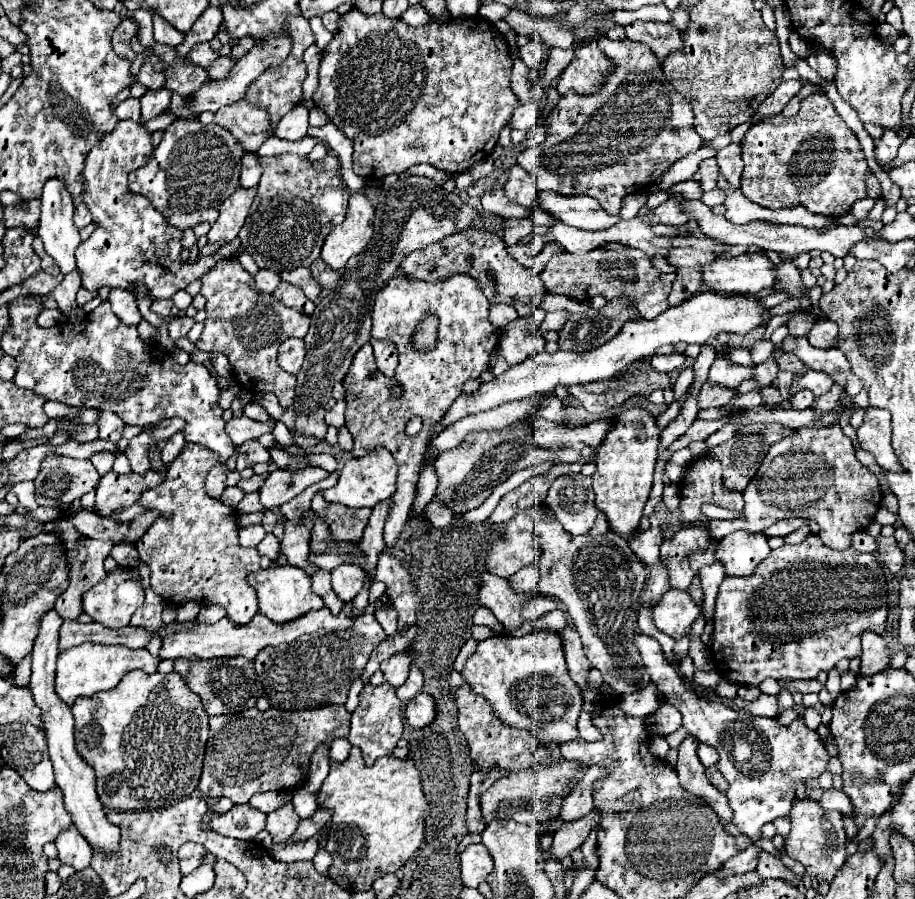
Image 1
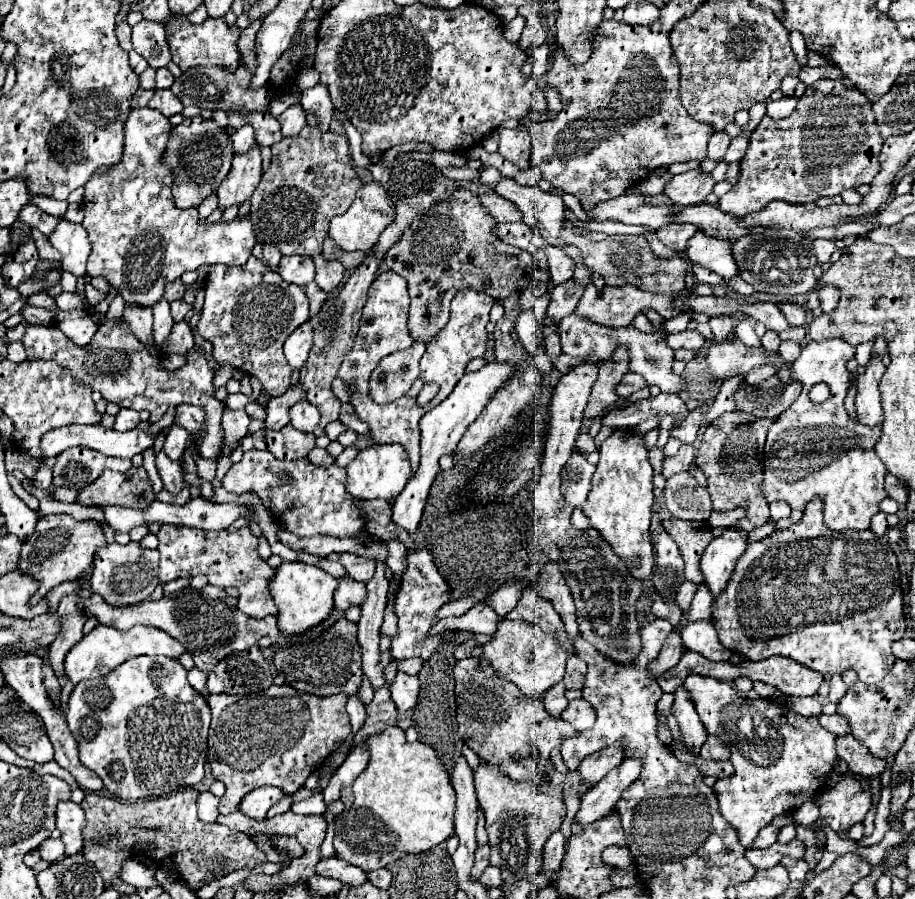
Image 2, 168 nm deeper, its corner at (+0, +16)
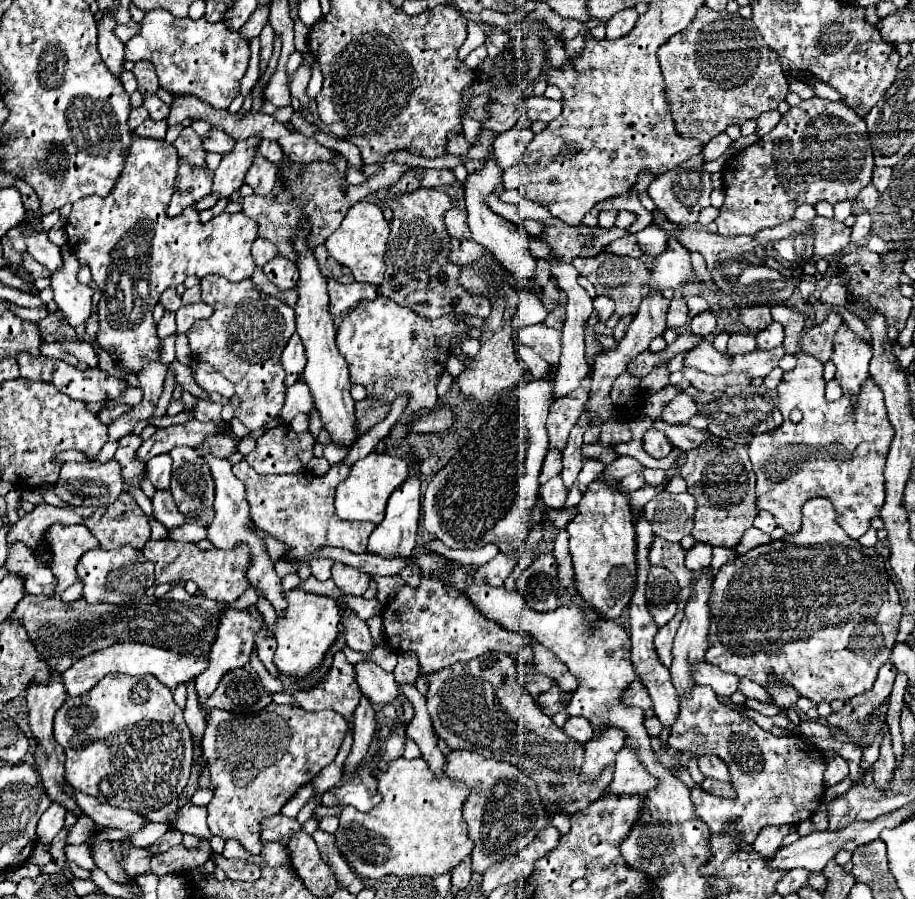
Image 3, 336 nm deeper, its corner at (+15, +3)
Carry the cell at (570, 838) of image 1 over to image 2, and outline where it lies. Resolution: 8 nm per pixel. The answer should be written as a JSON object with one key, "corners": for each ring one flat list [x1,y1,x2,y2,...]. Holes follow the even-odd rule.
{"corners":[[624,760,622,764,618,764,604,780,600,780,596,786,592,786,582,802,580,802,580,810,574,816,576,824,592,824,604,816,608,816,614,808,614,804,618,802,620,794,624,792,626,786,630,786,638,774,640,774,640,762,638,760]]}

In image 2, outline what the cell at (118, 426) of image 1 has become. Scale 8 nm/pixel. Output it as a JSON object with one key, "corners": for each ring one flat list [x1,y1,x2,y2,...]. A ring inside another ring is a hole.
{"corners":[[120,408,120,412,114,416,114,430,126,432,126,430,134,430,140,422,140,414,136,410,128,410,128,408]]}

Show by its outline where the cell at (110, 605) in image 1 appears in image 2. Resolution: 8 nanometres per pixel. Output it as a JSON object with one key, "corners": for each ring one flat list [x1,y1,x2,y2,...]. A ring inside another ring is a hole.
{"corners":[[128,542,126,546,122,546,122,544,106,544,104,548,100,548,96,552,90,584,92,584,92,590,96,594,100,594,106,604,116,604,116,608,120,604,138,604,138,602,146,600,154,592,158,582,160,582,158,580,158,550,144,550,144,548,140,548,138,542]]}

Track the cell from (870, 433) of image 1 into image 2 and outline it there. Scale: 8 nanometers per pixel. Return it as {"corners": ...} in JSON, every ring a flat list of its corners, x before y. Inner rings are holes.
{"corners":[[872,356,866,364,866,372,858,376,858,394,856,394,856,412,858,420,866,426,882,426,884,408,882,394,878,390,878,382,884,374,886,366,878,356]]}

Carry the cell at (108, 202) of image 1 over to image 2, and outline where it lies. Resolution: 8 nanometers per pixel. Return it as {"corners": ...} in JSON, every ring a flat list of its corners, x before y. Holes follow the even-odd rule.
{"corners":[[134,108,124,124,124,154,116,168,100,168,92,180,84,186,84,222,88,232,92,252,88,258,86,274,90,278,106,278,128,304,152,306,162,298,164,286,180,278,186,270,196,270,202,264,228,264,242,266,252,254,252,246,258,242,248,218,236,218,228,224,200,224,198,210,180,210,172,200,172,174,160,162,168,134,170,122,166,116,152,108]]}

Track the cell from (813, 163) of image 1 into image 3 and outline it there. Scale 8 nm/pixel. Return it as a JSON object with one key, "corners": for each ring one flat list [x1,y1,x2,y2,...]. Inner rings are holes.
{"corners":[[819,97,801,101,797,107,791,107,777,127,760,140,734,154,723,171,725,203,721,215,715,219,719,235,753,235,761,229,781,225,793,217,793,211,799,205,815,205,819,201,835,205,837,201,853,201,859,191,871,183,875,165,867,125,865,119,845,103,833,103]]}

